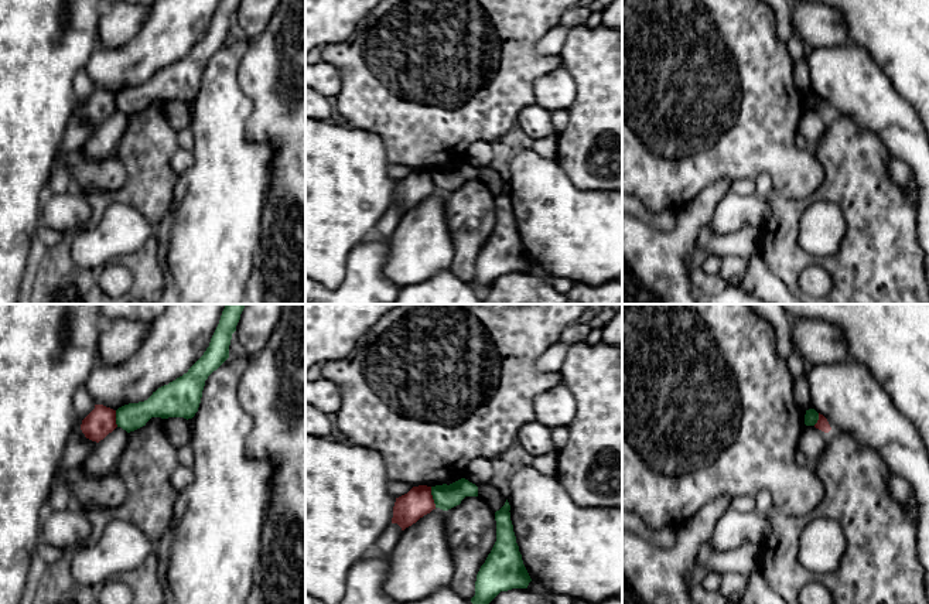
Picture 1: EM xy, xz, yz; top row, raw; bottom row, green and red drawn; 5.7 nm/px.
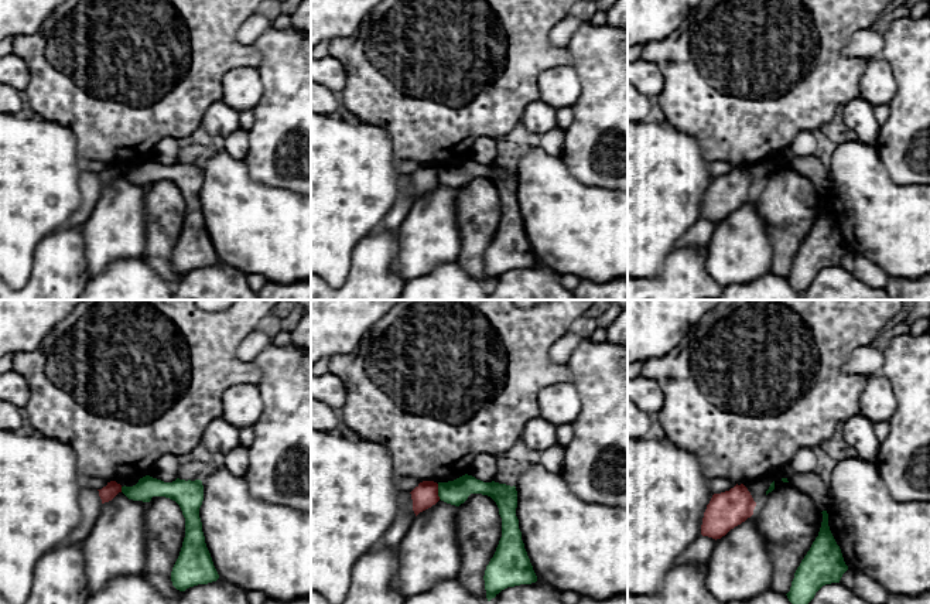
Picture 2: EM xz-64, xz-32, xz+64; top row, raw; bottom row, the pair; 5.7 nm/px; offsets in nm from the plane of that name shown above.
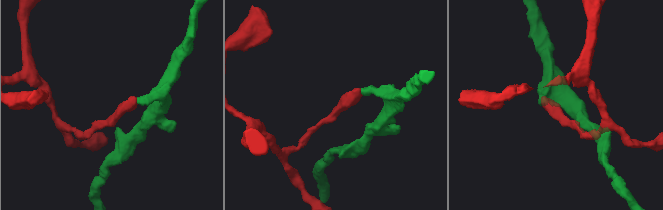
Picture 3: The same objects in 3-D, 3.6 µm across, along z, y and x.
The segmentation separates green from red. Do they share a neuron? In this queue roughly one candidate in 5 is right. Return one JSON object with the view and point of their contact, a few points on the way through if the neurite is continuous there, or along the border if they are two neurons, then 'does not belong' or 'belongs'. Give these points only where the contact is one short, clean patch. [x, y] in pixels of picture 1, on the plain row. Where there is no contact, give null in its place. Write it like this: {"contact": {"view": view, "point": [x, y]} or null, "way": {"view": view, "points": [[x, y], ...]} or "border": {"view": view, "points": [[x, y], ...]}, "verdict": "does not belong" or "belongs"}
{"contact": {"view": "xz", "point": [433, 180]}, "border": {"view": "xz", "points": [[430, 170], [436, 190]]}, "verdict": "does not belong"}

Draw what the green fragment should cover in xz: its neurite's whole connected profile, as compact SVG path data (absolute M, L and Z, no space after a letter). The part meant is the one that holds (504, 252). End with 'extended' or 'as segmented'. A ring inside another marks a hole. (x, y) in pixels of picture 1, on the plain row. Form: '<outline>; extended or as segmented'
M506 182L495 195L496 225L477 257L475 279L471 286L481 293L501 274L527 272L532 265L516 226L509 194L510 188Z; as segmented

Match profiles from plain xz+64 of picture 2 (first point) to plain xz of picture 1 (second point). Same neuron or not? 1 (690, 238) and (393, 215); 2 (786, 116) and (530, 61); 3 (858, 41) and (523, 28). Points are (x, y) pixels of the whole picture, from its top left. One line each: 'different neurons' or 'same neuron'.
1: same neuron
2: same neuron
3: different neurons

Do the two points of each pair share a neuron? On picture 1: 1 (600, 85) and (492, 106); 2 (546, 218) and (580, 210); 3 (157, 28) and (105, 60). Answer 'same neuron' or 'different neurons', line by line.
1: different neurons
2: same neuron
3: same neuron

